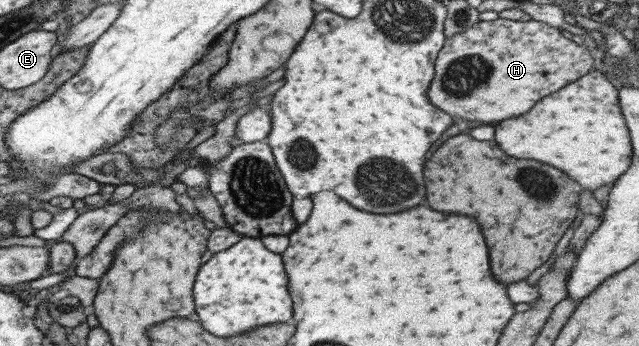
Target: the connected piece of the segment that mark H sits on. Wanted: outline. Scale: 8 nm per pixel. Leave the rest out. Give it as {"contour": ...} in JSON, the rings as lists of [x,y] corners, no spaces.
{"contour":[[[498,18],[494,21],[479,21],[462,29],[462,32],[445,38],[434,62],[434,80],[426,90],[426,98],[438,110],[460,116],[464,120],[478,122],[500,122],[524,114],[542,96],[562,88],[570,81],[582,78],[592,68],[592,56],[584,45],[578,45],[564,38],[557,28],[530,20],[519,22]]]}

